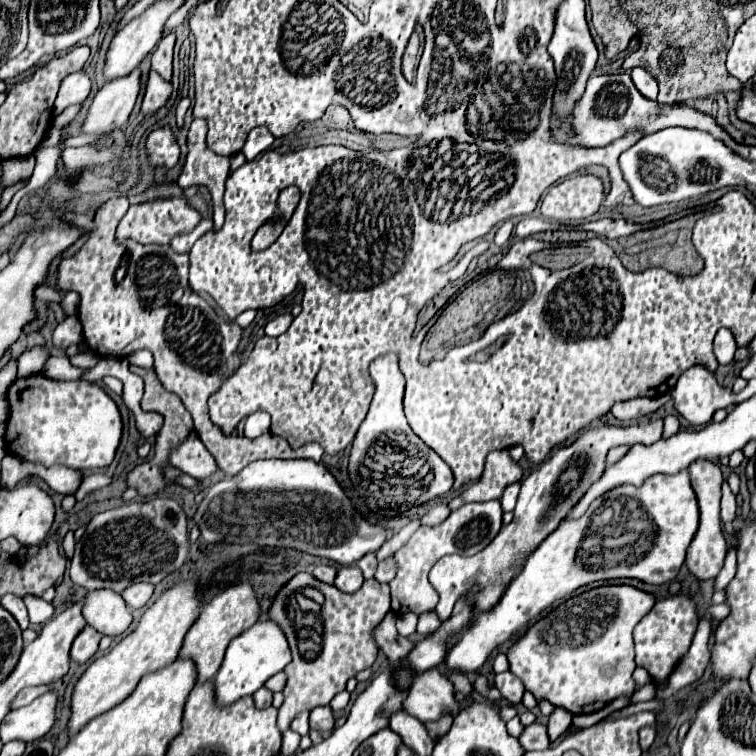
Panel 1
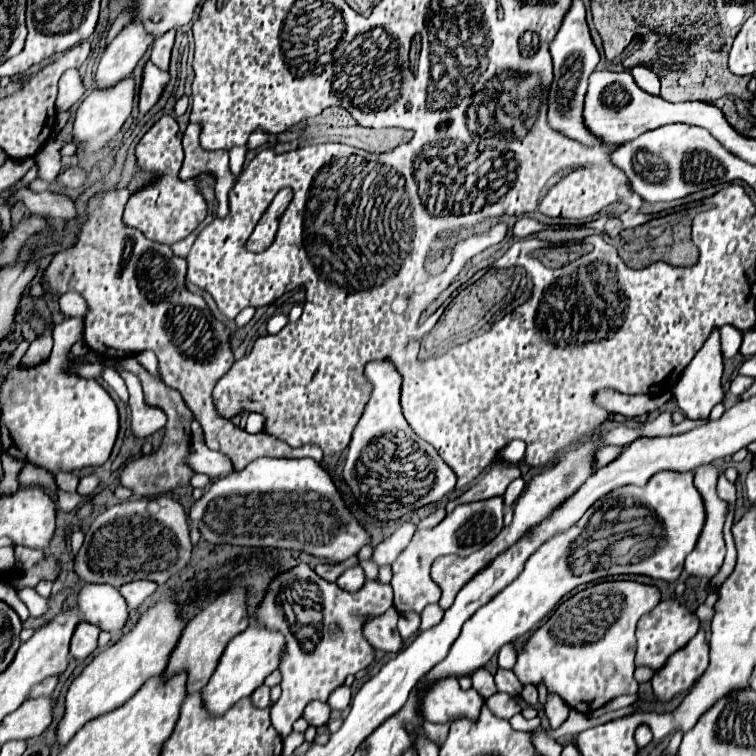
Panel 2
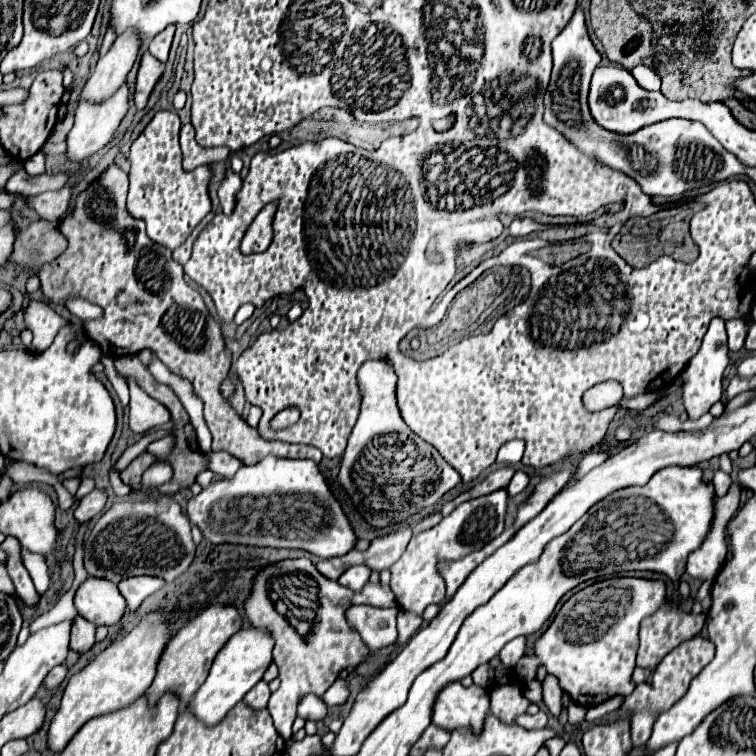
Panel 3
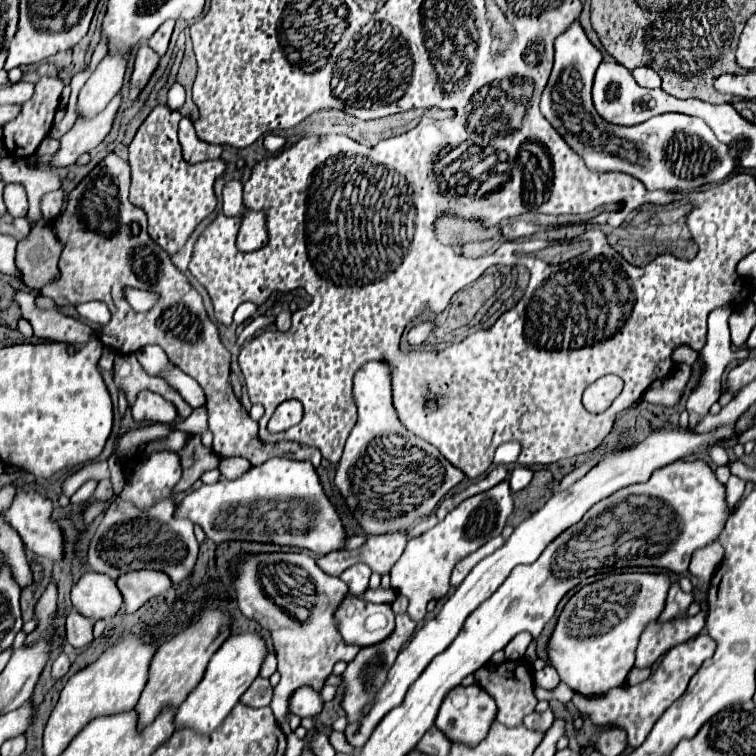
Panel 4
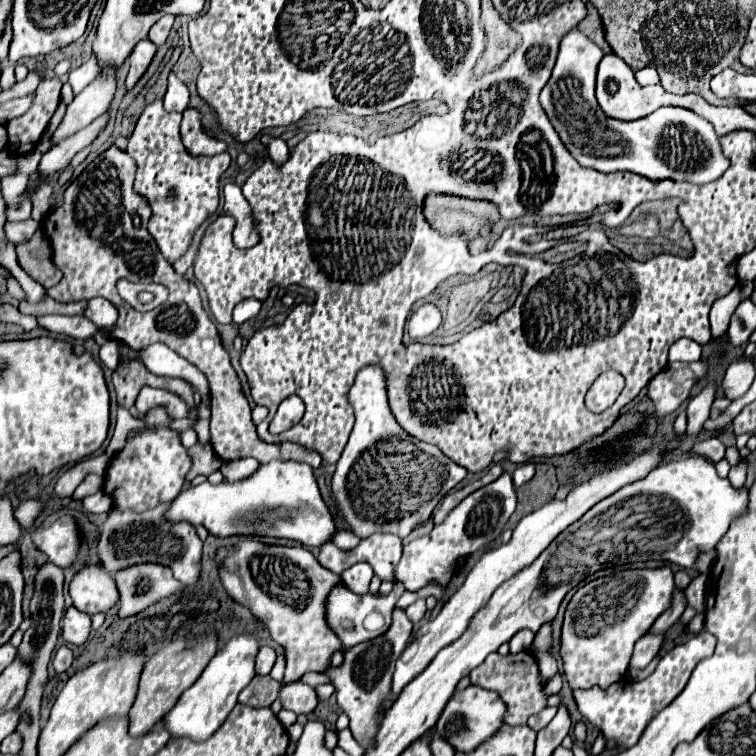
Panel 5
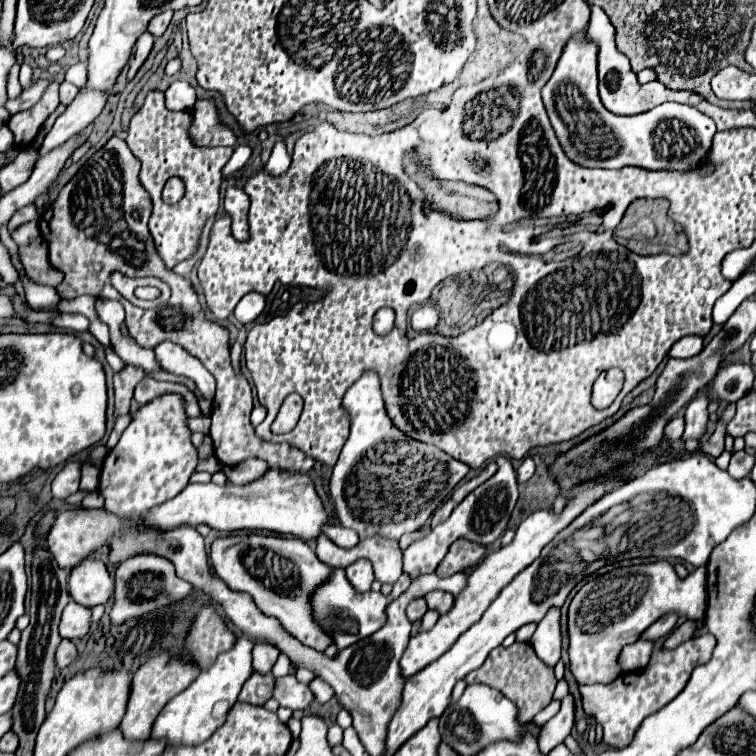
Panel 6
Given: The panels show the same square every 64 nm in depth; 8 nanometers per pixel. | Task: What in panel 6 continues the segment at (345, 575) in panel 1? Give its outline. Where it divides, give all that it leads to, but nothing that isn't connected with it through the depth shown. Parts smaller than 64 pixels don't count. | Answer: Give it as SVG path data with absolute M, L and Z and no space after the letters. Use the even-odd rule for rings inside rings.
M356 560L344 572L346 572L346 578L350 580L350 584L354 586L354 590L358 590L358 592L370 590L372 580L374 580L374 572L372 572L372 564L368 560Z

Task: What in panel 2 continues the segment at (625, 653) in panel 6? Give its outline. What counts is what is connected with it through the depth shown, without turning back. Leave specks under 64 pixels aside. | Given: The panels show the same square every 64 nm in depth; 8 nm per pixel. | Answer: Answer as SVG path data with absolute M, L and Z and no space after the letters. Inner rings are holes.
M668 598L660 602L650 614L642 616L636 628L636 640L638 640L638 650L636 650L636 666L648 666L652 670L660 670L666 660L684 648L692 636L696 636L700 628L700 620L696 614L692 614L686 606L678 606L678 600Z

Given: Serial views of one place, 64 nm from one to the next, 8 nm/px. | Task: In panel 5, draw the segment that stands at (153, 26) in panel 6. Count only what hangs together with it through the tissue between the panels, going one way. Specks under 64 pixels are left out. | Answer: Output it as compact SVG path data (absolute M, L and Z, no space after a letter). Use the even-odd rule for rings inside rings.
M162 16L162 20L158 20L154 24L154 28L150 30L150 36L148 38L160 48L166 42L166 38L168 38L168 34L172 30L172 24L174 24L174 16Z

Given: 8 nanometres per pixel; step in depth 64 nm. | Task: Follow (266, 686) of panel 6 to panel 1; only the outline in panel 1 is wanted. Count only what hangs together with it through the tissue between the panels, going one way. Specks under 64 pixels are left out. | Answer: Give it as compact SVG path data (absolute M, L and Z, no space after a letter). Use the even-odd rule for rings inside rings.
M260 688L256 694L254 694L254 702L258 708L268 708L272 706L272 692L268 688Z

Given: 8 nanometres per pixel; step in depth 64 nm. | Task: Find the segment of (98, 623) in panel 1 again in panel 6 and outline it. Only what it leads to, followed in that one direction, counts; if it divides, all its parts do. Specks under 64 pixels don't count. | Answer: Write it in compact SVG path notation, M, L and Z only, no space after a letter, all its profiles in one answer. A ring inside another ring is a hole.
M86 558L70 572L68 592L78 604L94 608L108 602L114 592L114 580L100 560Z

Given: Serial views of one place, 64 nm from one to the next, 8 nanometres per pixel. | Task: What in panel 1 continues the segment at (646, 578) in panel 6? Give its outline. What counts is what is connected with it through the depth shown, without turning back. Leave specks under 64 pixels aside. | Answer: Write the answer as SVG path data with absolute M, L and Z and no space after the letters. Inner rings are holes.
M600 586L586 590L558 608L550 610L538 622L534 622L522 638L518 638L506 652L510 672L516 674L528 692L534 694L536 702L548 700L554 706L566 708L570 714L590 714L604 708L610 700L634 692L632 672L634 664L634 626L650 612L654 606L654 596L632 586Z

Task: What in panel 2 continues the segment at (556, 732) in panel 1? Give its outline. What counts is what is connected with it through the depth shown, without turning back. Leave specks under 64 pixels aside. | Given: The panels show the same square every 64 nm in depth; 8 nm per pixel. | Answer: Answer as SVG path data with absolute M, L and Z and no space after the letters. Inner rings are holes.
M548 694L546 716L548 716L548 720L550 720L550 728L552 728L552 730L560 728L560 726L566 722L568 712L570 712L570 708L568 708L556 694Z

